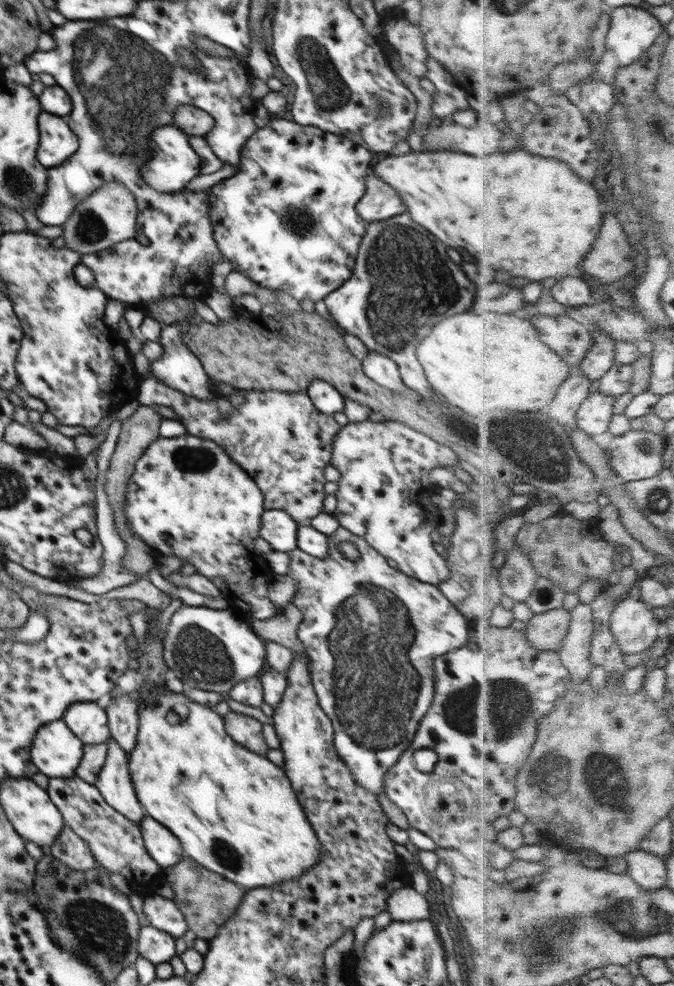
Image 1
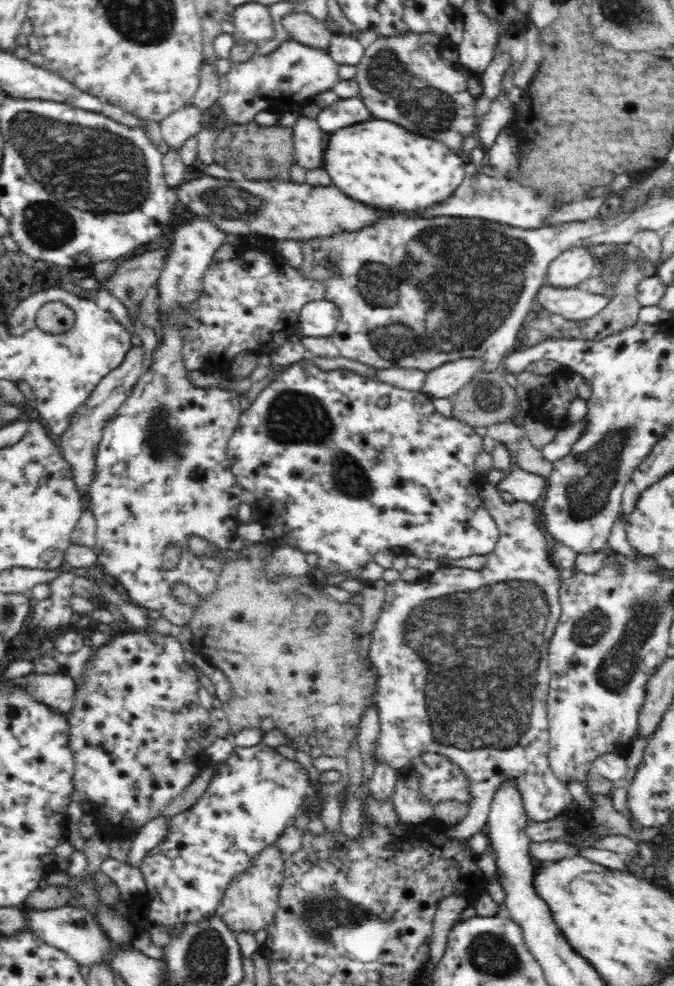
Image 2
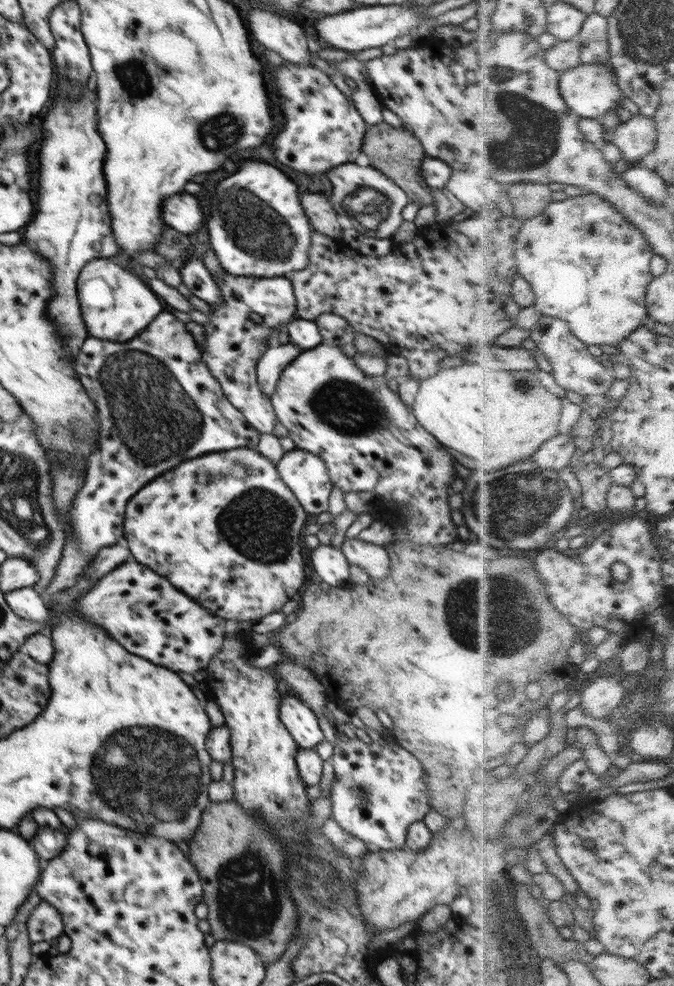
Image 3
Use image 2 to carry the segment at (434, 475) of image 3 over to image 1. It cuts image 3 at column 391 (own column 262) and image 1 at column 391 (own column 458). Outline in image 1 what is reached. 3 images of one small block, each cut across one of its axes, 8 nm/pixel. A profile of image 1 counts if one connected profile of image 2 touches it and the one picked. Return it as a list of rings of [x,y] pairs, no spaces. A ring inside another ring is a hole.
[[[366,419],[364,422],[349,422],[341,427],[334,437],[331,464],[342,474],[335,492],[337,507],[332,513],[340,527],[362,537],[387,560],[394,560],[400,572],[420,582],[438,586],[453,578],[444,559],[443,545],[439,545],[432,537],[434,531],[447,528],[448,519],[431,500],[440,487],[428,477],[430,470],[436,467],[458,464],[456,454],[449,446],[436,442],[426,433],[402,422],[373,422]]]

